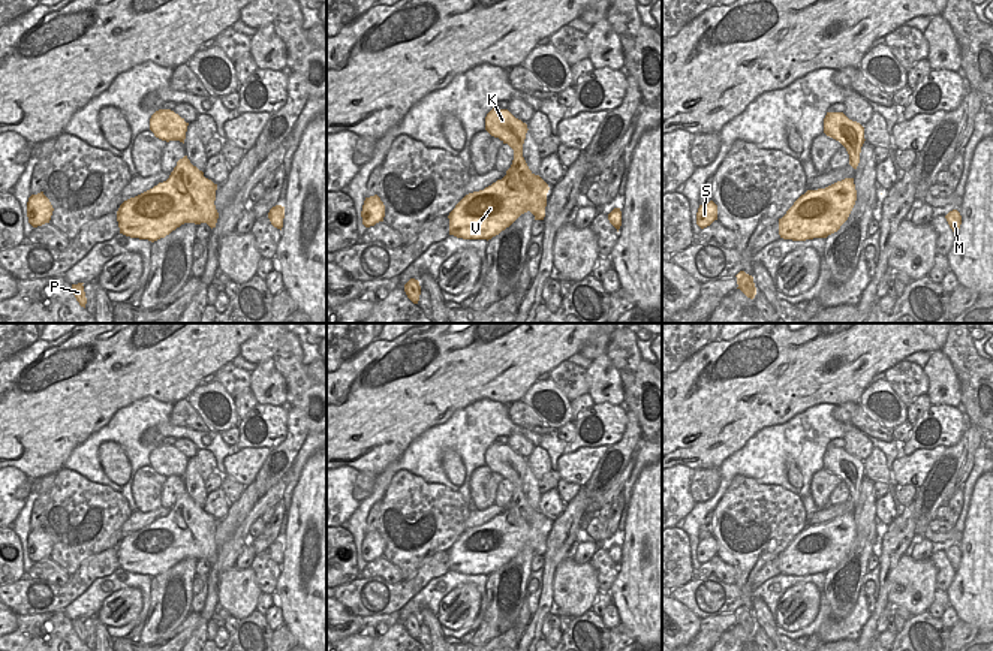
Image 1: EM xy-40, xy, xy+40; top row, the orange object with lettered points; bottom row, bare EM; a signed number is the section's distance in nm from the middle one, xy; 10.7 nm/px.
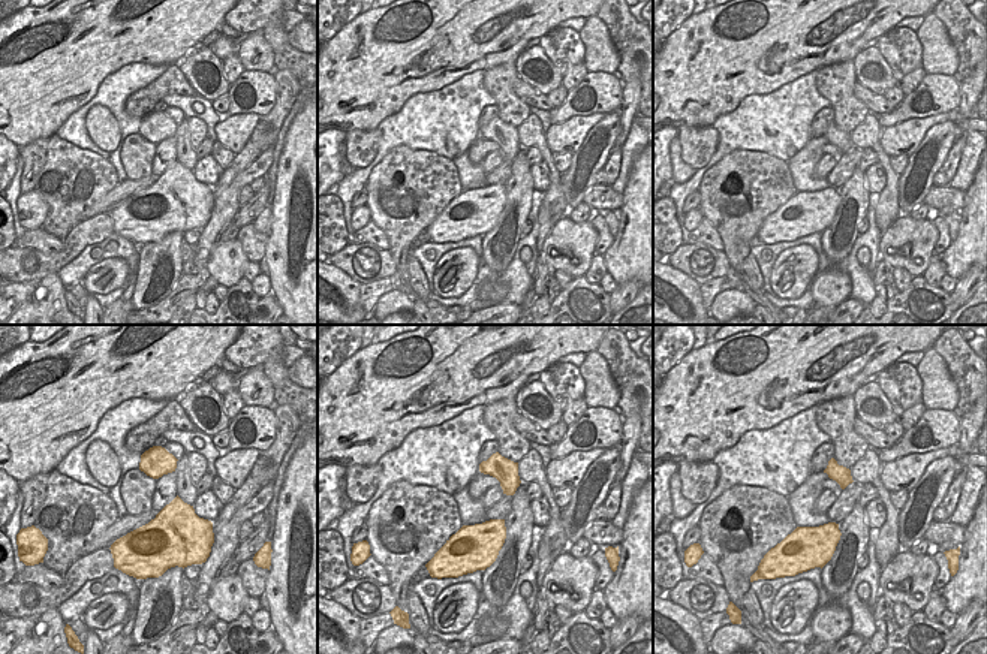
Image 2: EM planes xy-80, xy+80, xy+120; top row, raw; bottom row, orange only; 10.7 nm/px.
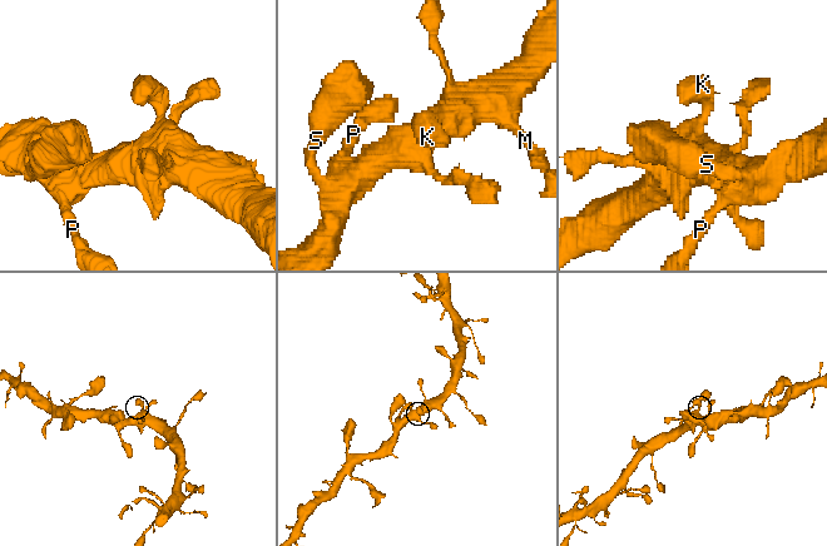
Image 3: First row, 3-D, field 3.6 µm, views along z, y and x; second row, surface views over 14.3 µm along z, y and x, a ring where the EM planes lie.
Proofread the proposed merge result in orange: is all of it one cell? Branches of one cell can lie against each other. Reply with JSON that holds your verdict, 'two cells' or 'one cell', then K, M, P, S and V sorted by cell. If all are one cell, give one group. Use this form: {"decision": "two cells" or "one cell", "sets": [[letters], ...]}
{"decision": "one cell", "sets": [["K", "M", "P", "S", "V"]]}

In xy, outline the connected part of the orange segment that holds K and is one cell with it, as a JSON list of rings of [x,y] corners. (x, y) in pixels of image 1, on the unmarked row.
[[[491,444],[485,452],[485,465],[508,479],[514,485],[514,495],[506,510],[484,525],[466,530],[449,548],[449,570],[463,575],[491,575],[509,563],[521,549],[530,546],[535,555],[544,555],[547,542],[548,519],[535,510],[524,492],[523,479],[527,468],[527,459],[515,453],[508,444]]]

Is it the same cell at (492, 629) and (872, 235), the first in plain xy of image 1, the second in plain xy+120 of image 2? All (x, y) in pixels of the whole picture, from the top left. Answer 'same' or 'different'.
different

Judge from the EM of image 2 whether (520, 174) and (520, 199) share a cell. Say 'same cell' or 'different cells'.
same cell

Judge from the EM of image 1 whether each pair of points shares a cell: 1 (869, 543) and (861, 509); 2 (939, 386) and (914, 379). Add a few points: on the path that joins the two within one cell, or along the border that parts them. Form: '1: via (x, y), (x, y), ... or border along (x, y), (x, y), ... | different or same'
1: via (867, 535), (866, 518) | same
2: border along (921, 368), (927, 377), (927, 394) | different

